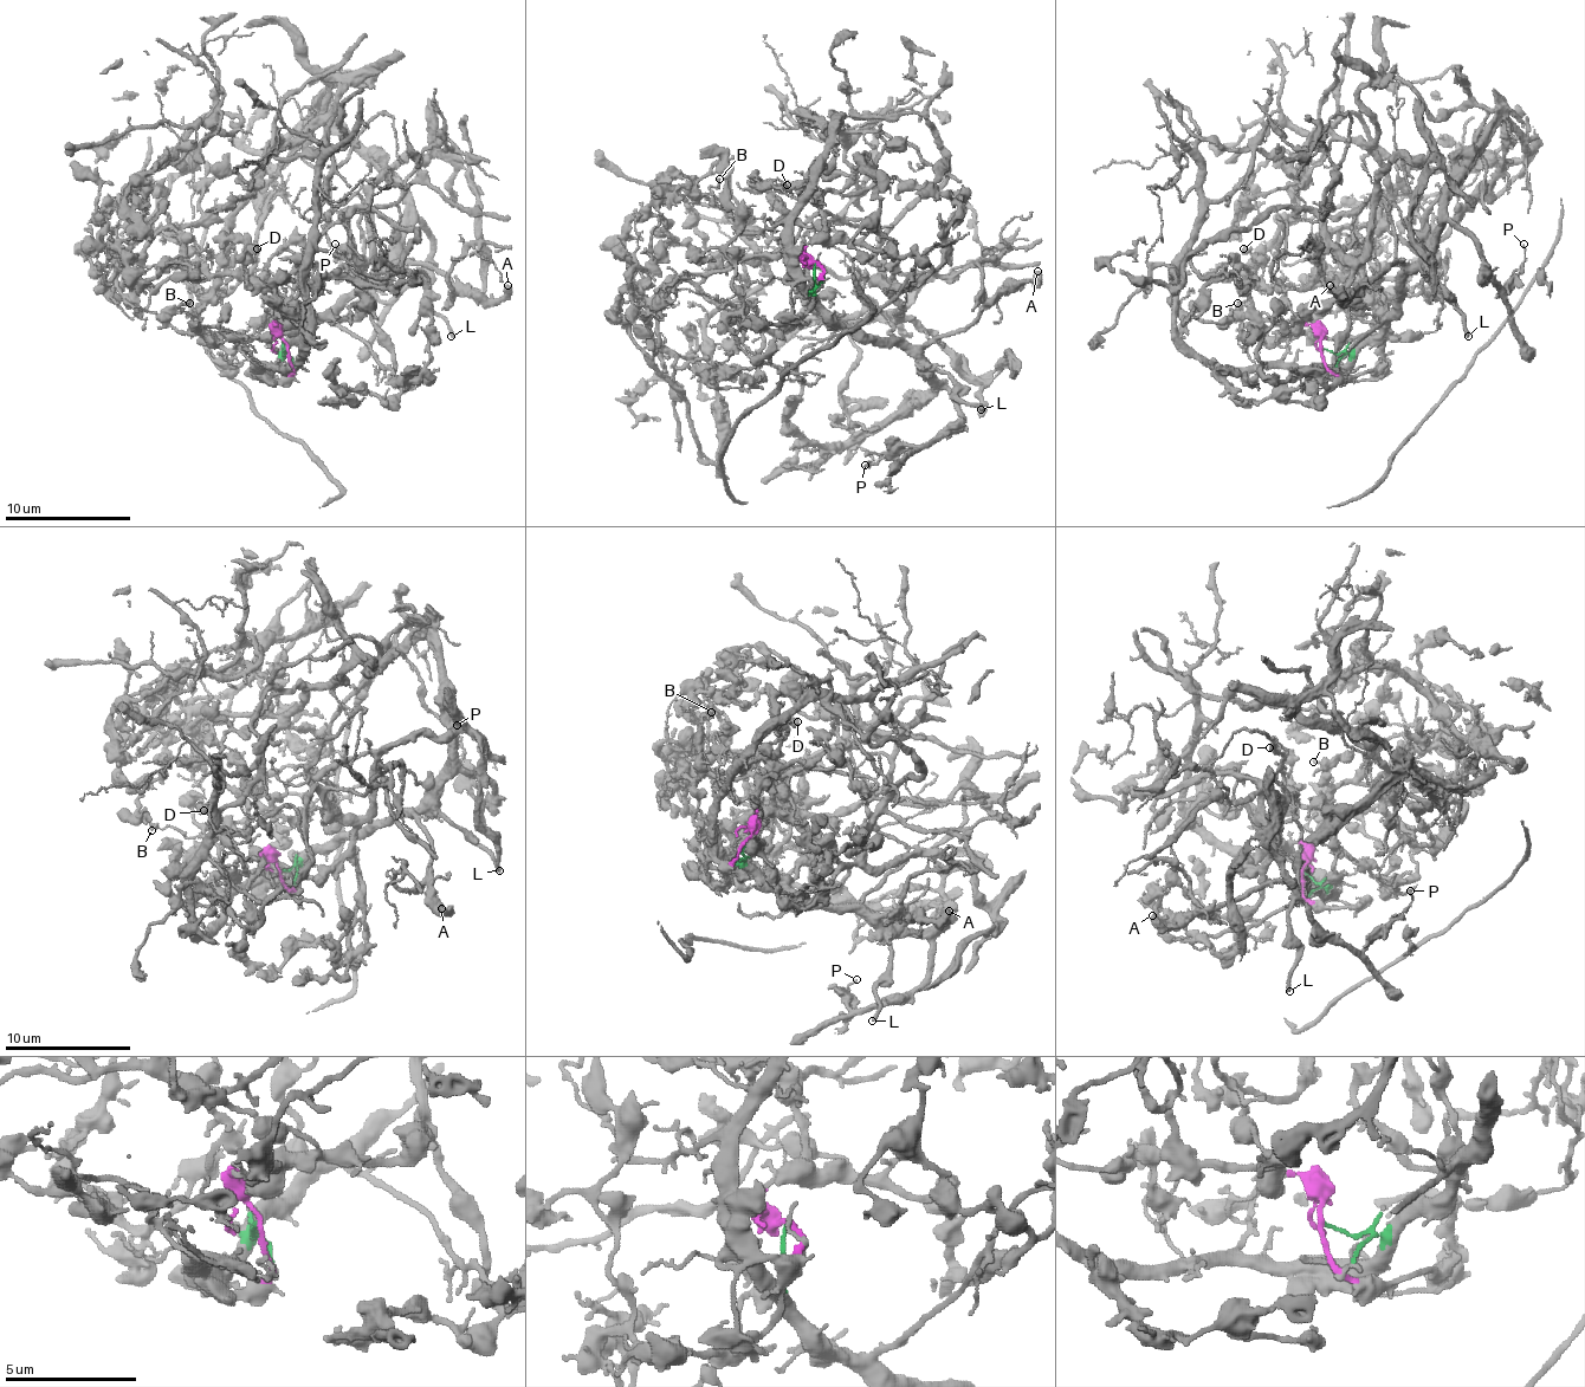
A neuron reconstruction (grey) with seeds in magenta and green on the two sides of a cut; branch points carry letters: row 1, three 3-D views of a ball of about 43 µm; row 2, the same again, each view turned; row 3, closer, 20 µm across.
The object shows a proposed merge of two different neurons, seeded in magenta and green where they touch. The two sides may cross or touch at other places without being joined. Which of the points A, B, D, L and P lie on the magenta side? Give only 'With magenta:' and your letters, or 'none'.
With magenta: D

